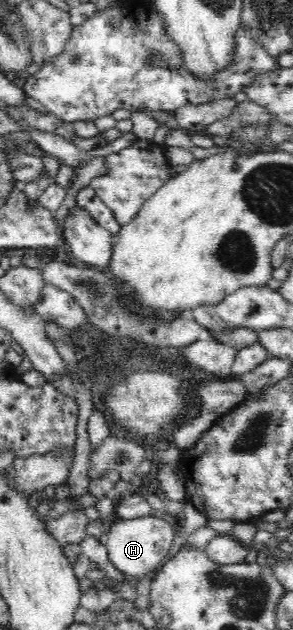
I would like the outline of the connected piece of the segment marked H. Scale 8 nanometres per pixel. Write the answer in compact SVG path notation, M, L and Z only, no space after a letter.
M151 514L129 520L118 519L106 531L108 533L108 541L106 542L108 557L116 566L119 575L129 574L140 577L160 568L167 560L167 554L169 554L169 548L173 544L177 527L174 522Z

